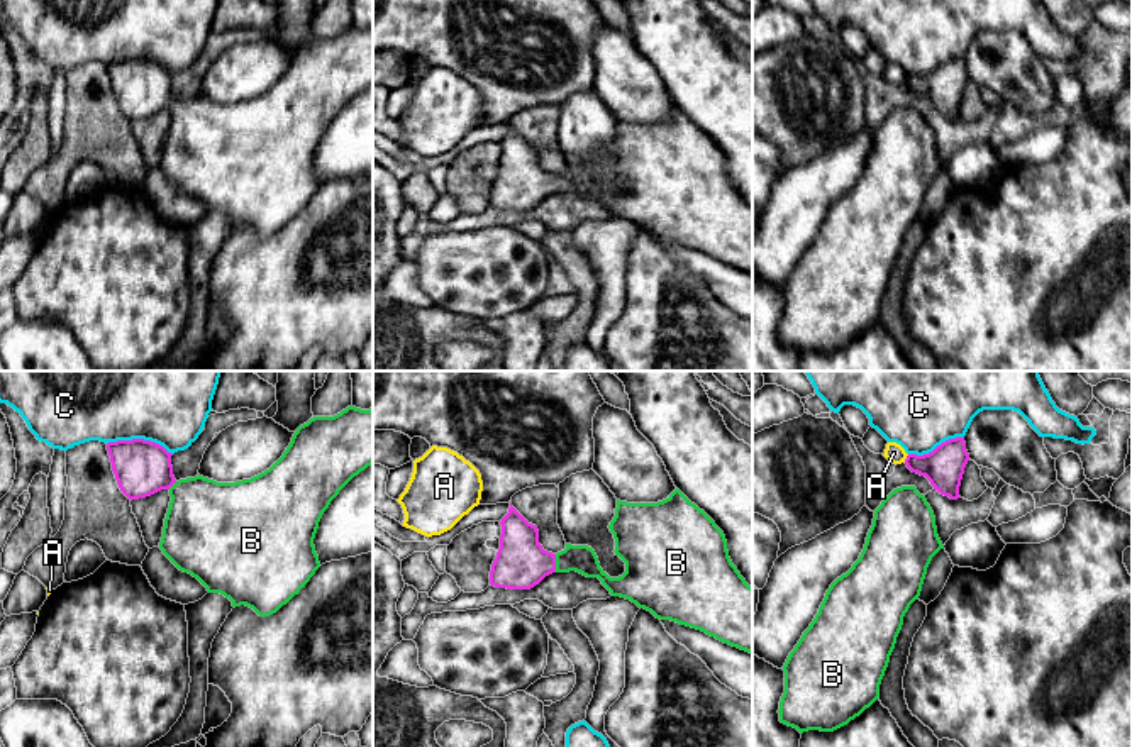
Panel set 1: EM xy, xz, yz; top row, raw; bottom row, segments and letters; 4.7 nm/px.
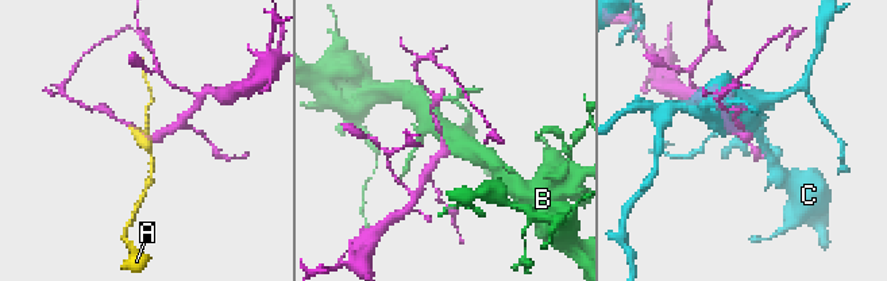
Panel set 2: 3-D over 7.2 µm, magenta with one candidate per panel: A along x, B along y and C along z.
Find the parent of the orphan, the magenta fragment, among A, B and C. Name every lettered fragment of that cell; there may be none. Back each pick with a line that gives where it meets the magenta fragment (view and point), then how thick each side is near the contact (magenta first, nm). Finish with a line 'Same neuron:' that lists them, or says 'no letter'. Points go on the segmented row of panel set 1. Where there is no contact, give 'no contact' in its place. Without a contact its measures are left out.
B: xz (554, 563) | 240/130 nm
Same neuron: B

